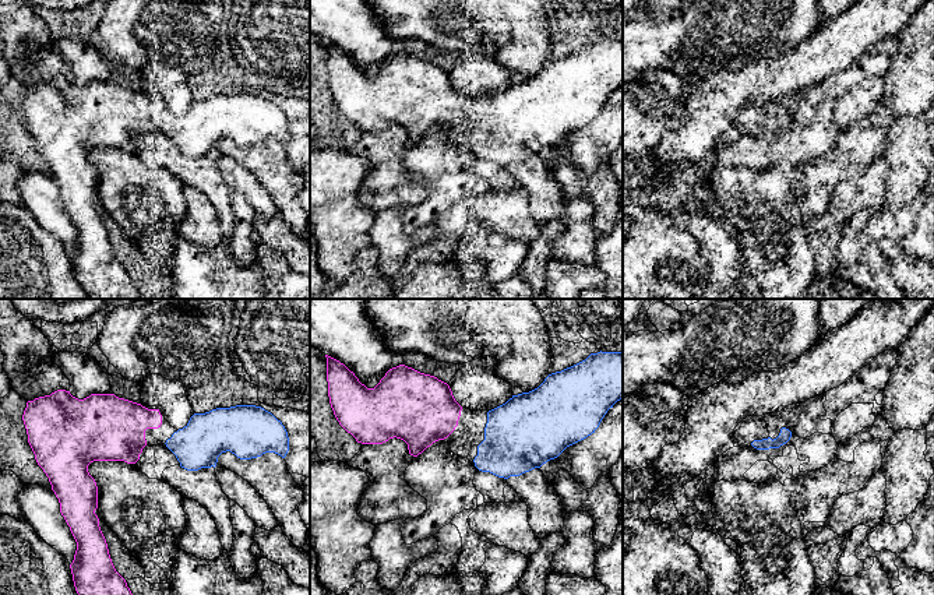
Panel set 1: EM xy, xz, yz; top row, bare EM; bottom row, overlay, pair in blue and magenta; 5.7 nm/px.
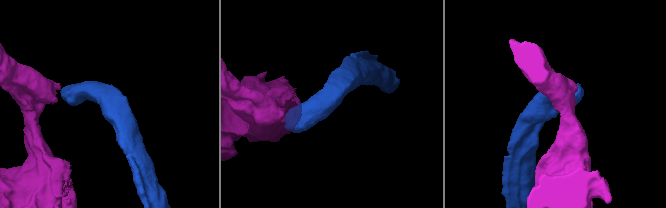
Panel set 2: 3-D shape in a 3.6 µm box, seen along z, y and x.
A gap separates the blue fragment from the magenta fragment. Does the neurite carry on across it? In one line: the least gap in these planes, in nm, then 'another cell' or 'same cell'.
90 nm apart; same cell

